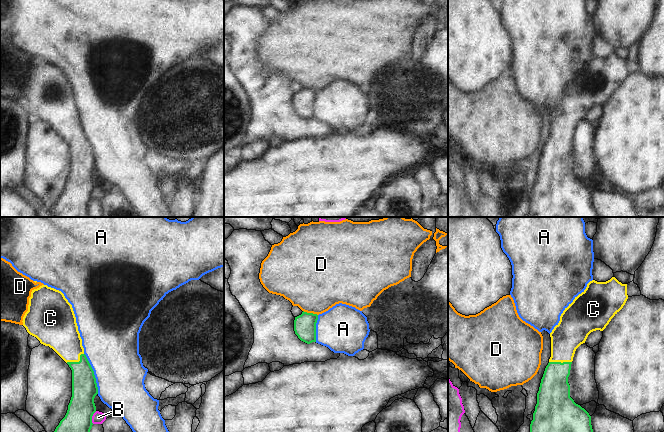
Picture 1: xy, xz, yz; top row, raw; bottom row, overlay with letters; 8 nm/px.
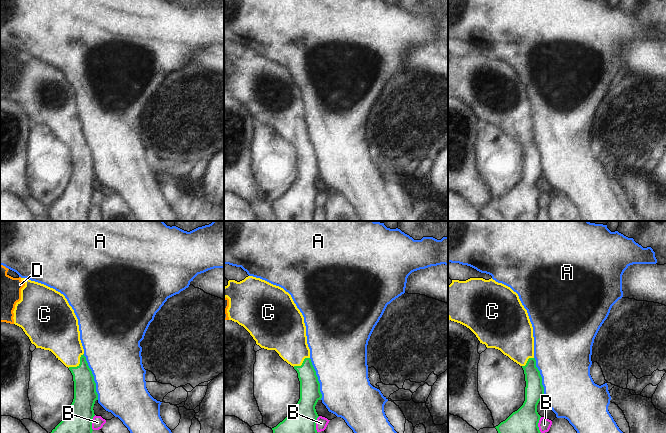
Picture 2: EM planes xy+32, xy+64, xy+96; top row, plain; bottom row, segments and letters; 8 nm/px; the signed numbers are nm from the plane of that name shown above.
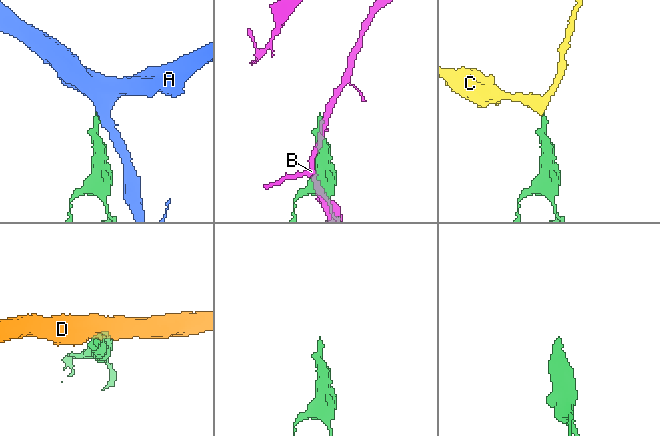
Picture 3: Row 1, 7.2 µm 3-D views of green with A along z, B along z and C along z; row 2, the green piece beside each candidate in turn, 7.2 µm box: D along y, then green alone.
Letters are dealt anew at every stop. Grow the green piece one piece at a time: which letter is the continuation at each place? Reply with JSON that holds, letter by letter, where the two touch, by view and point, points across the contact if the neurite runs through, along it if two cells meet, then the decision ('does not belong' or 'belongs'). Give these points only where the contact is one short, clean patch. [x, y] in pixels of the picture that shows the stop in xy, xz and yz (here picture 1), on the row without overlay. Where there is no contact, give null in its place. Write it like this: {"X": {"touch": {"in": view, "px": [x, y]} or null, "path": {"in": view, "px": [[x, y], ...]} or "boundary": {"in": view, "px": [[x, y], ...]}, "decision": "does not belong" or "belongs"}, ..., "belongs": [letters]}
{"A": {"touch": {"in": "xy", "px": [93, 149]}, "boundary": {"in": "xy", "px": [[84, 129], [93, 147], [98, 169]]}, "decision": "does not belong"}, "B": {"touch": {"in": "xy", "px": [91, 193]}, "decision": "does not belong"}, "C": {"touch": {"in": "yz", "px": [560, 138]}, "path": {"in": "yz", "px": [[554, 168], [555, 151], [560, 138], [564, 116], [570, 109]]}, "decision": "belongs"}, "D": {"touch": {"in": "xz", "px": [310, 89]}, "boundary": {"in": "xz", "px": [[303, 86], [317, 91]]}, "decision": "does not belong"}, "belongs": ["C"]}

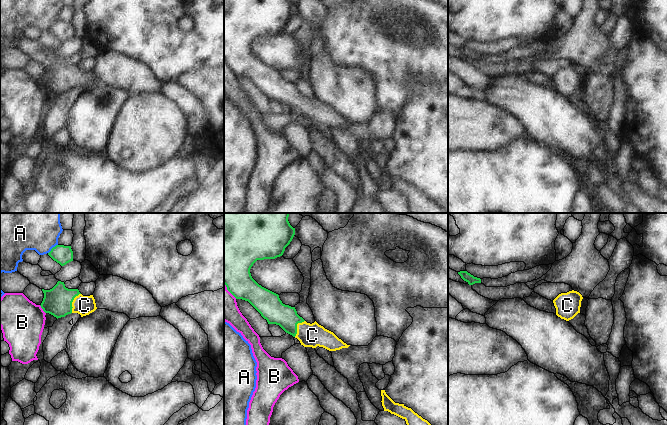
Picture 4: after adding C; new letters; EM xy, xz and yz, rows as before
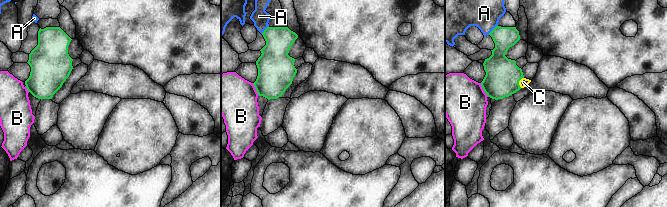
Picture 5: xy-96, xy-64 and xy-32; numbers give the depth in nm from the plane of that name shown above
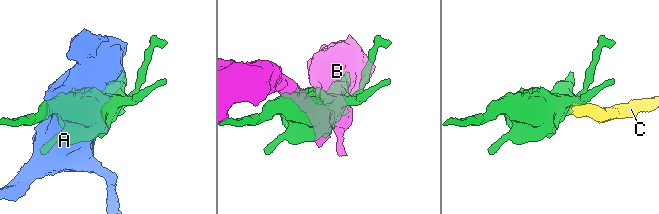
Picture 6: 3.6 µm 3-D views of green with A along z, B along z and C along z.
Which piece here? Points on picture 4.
{"A": {"touch": {"in": "xy", "px": [52, 24]}, "decision": "does not belong"}, "B": {"touch": {"in": "xy", "px": [42, 84]}, "decision": "does not belong"}, "C": {"touch": {"in": "xy", "px": [72, 77]}, "path": {"in": "xy", "px": [[57, 77], [72, 77], [84, 81]]}, "decision": "belongs"}, "belongs": ["C"]}

